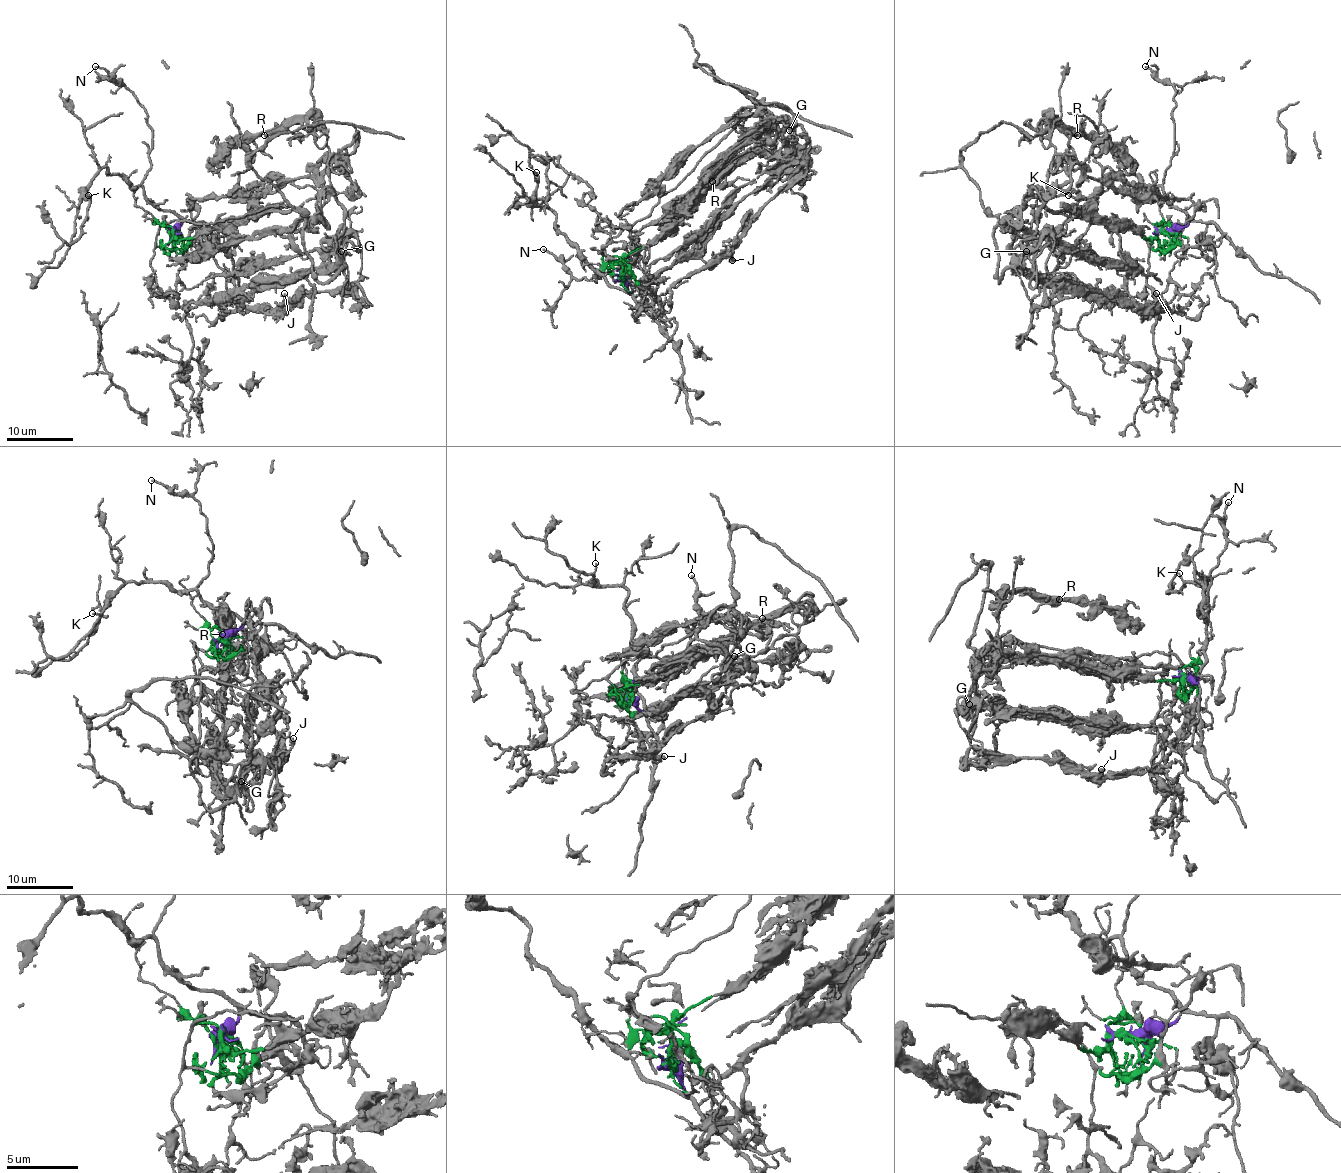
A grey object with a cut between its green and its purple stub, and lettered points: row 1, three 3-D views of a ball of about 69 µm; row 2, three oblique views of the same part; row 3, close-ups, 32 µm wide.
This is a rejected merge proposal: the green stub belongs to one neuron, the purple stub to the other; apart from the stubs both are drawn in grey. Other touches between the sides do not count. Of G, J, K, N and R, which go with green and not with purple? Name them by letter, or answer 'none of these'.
G, J, R

